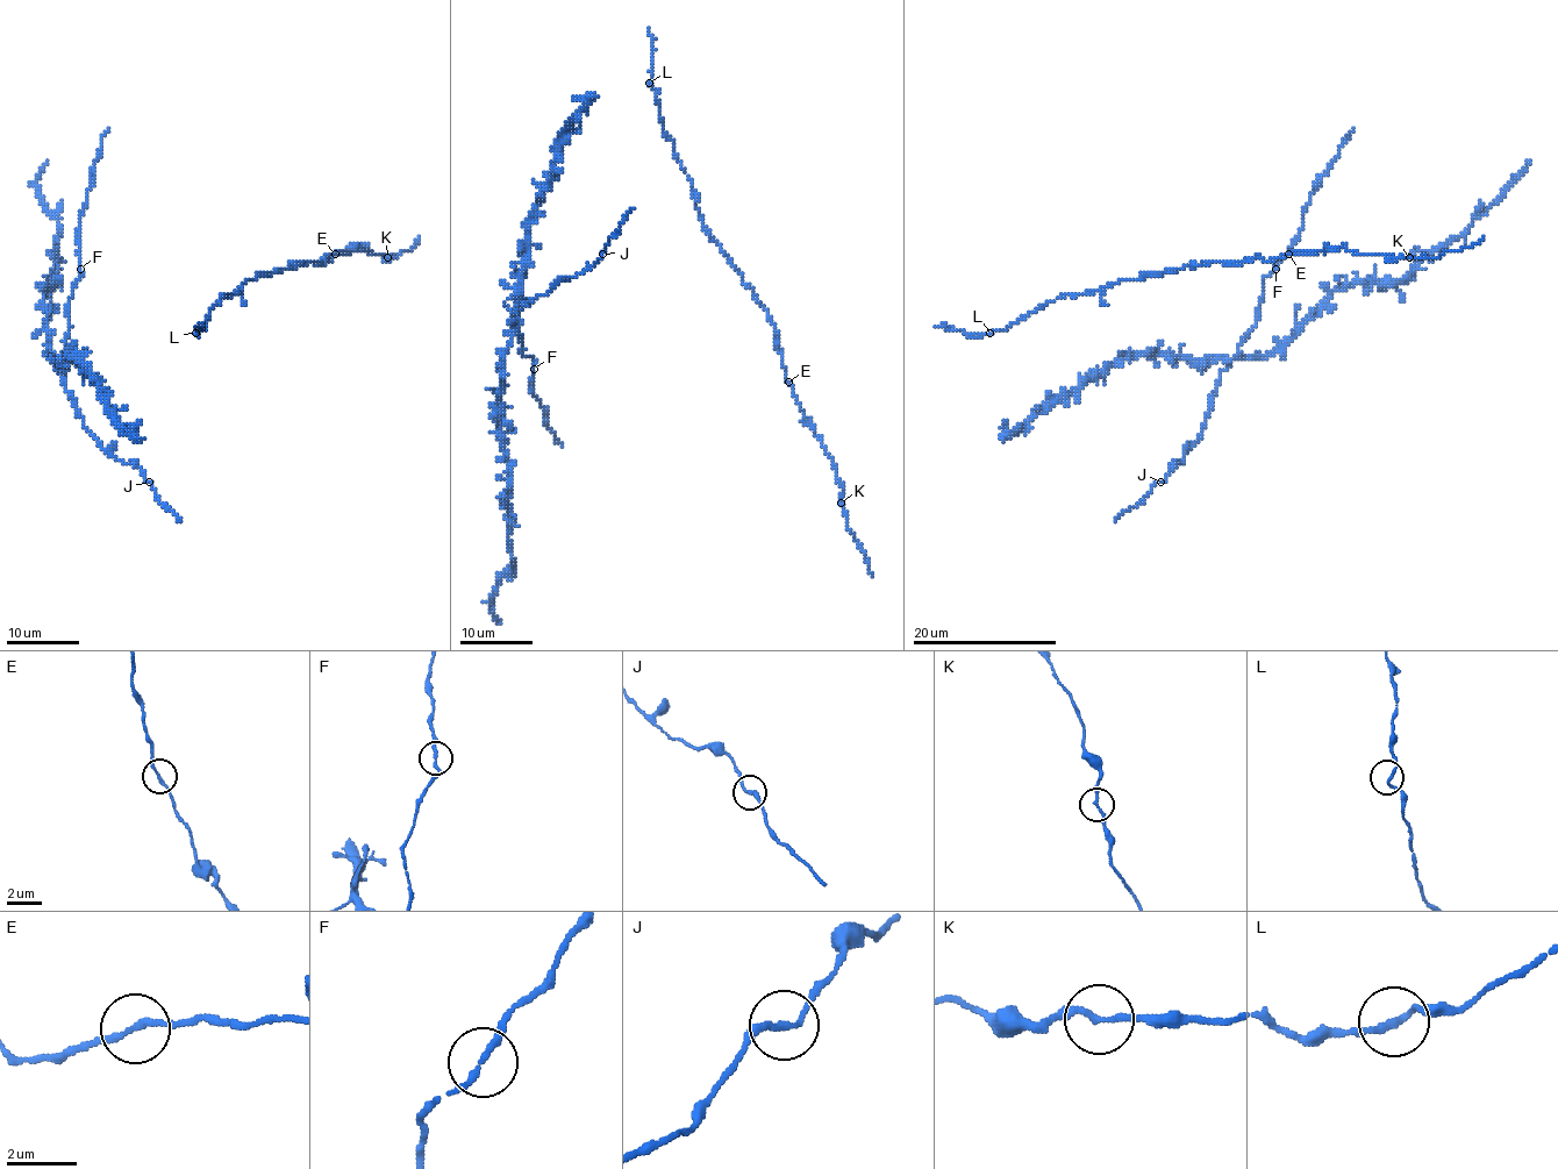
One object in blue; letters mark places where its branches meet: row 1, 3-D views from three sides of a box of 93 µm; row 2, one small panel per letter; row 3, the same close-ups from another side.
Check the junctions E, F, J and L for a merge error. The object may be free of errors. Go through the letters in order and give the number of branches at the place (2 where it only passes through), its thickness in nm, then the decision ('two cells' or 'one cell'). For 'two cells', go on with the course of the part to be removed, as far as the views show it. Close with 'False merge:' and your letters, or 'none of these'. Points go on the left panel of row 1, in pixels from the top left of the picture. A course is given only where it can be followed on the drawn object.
E: 2 | 170 nm | one cell
F: 2 | 180 nm | one cell
J: 2 | 170 nm | one cell
L: 2 | 170 nm | one cell
False merge: none of these

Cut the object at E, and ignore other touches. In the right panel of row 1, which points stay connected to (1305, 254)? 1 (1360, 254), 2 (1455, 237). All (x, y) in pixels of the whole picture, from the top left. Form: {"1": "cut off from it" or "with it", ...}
{"1": "with it", "2": "cut off from it"}

